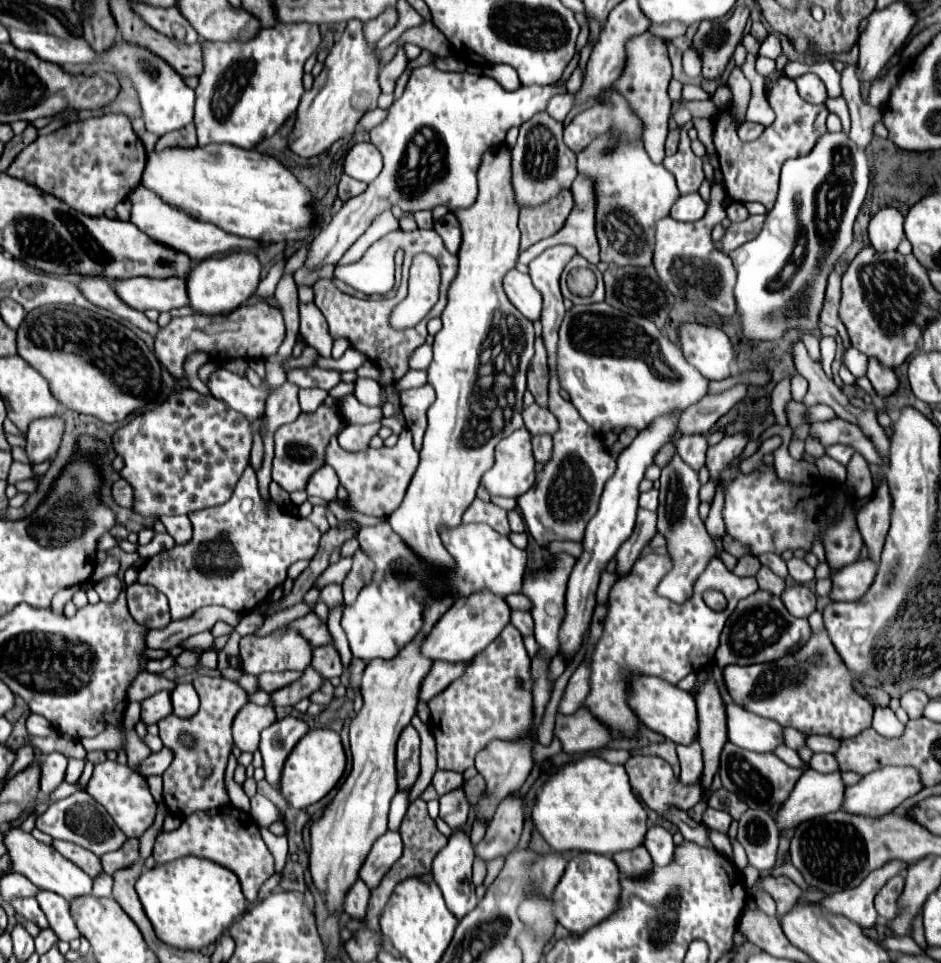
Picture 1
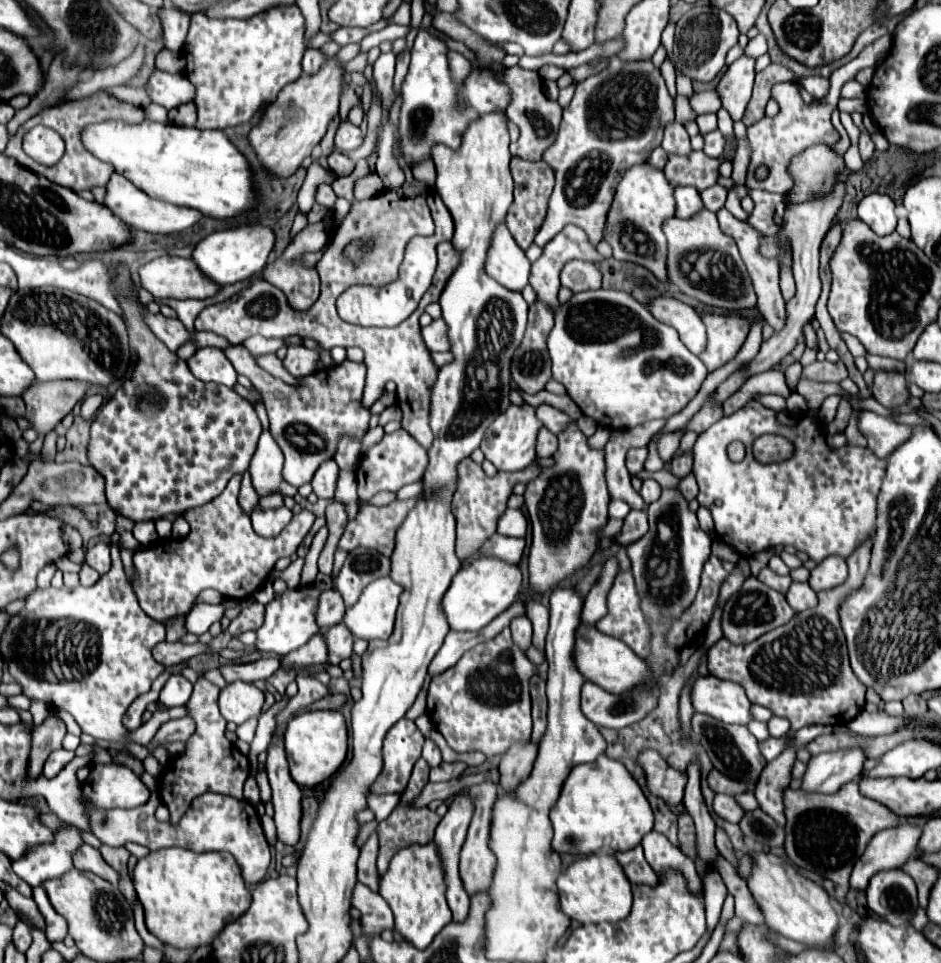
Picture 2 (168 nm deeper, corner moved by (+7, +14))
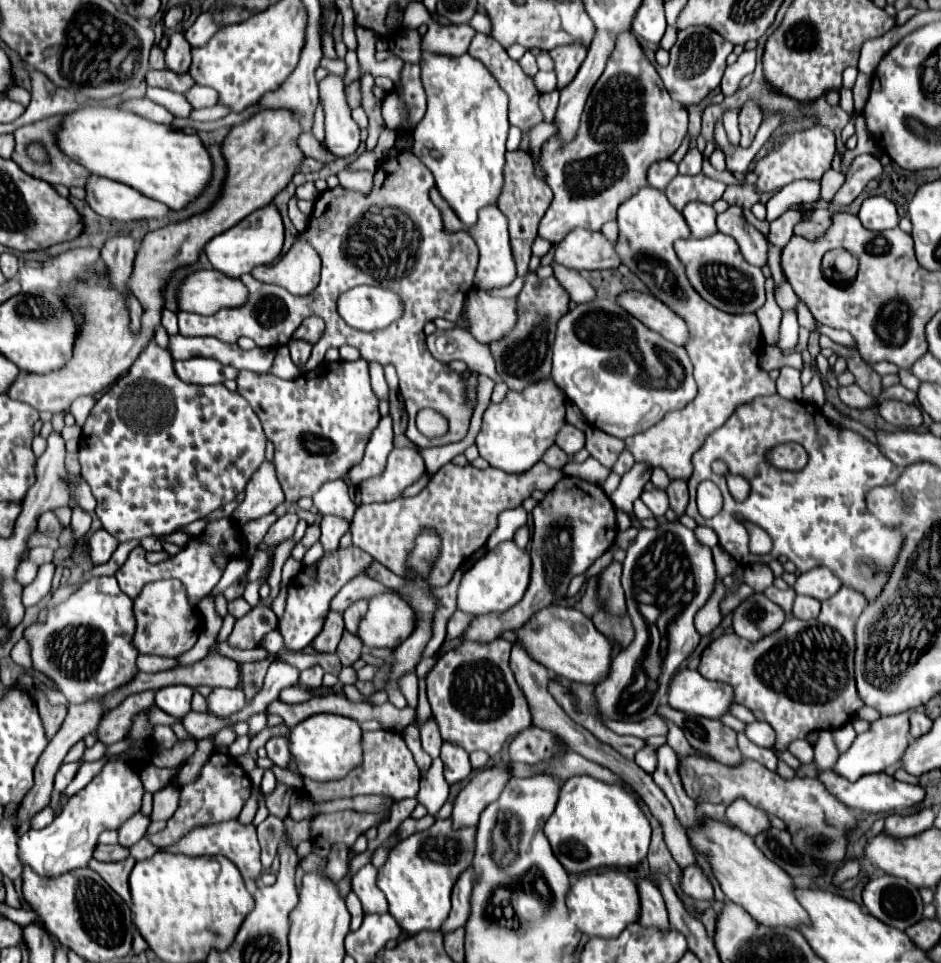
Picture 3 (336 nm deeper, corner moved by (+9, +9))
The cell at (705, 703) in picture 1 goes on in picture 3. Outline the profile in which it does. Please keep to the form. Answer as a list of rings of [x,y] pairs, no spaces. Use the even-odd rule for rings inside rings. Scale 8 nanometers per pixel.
[[[696,867],[684,869],[680,887],[682,887],[684,895],[690,897],[690,899],[694,899],[694,901],[712,901],[712,899],[714,899],[712,883],[710,883],[710,879],[704,875],[702,869],[696,869]]]

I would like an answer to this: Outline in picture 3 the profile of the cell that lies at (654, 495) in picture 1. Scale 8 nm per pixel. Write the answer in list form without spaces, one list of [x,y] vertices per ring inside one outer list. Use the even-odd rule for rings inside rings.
[[[660,489],[644,491],[644,493],[640,495],[640,499],[642,499],[644,505],[654,513],[654,517],[664,517],[664,513],[670,509],[666,491],[660,491]]]

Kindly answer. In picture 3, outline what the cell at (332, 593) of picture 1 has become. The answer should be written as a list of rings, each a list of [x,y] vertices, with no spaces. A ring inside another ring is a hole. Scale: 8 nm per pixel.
[[[322,517],[322,523],[320,523],[320,531],[322,531],[322,537],[320,541],[324,543],[324,551],[334,551],[338,549],[338,543],[340,543],[340,537],[346,533],[348,529],[348,523],[340,517]]]

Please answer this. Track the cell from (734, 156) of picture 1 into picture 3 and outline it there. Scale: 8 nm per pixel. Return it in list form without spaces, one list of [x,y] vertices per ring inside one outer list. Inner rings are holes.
[[[812,125],[808,129],[796,131],[788,139],[784,139],[768,157],[758,161],[756,187],[758,191],[768,193],[774,189],[782,189],[784,185],[798,181],[798,179],[820,179],[830,169],[834,155],[836,155],[836,139],[830,129]]]

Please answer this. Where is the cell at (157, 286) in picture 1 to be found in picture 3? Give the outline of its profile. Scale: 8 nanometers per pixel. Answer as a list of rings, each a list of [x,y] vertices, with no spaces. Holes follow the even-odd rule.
[[[196,271],[180,285],[178,305],[182,311],[212,315],[226,307],[242,307],[248,289],[240,279],[230,279],[220,271]]]

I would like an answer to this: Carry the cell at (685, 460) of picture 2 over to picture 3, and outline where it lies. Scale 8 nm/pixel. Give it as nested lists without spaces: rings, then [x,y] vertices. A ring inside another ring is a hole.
[[[670,481],[668,489],[666,489],[668,497],[670,497],[670,507],[672,511],[682,517],[684,511],[686,511],[686,505],[688,505],[688,487],[684,481]]]

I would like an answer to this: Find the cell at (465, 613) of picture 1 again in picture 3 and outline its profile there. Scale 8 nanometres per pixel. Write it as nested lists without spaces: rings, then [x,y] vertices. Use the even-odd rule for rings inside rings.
[[[504,541],[498,549],[488,551],[480,561],[472,565],[470,571],[464,573],[460,587],[458,587],[458,609],[466,613],[484,615],[490,611],[506,611],[516,605],[530,583],[530,569],[532,559],[526,549],[520,549],[514,541]]]

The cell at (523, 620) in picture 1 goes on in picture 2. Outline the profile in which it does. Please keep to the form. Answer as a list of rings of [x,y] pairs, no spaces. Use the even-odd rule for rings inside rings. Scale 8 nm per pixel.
[[[524,614],[516,616],[516,618],[510,622],[510,630],[512,630],[514,642],[516,642],[522,650],[526,650],[526,648],[530,646],[530,642],[532,642],[532,622],[528,620],[528,616],[524,616]]]

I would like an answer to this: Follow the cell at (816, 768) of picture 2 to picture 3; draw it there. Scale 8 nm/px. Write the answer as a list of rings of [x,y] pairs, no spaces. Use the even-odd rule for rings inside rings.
[[[898,713],[898,715],[888,715],[888,717],[876,719],[874,723],[870,723],[868,731],[856,735],[856,741],[852,743],[852,747],[844,755],[840,755],[834,769],[840,775],[844,775],[848,781],[856,781],[862,775],[880,773],[886,767],[896,765],[910,743],[908,729],[910,729],[910,713]]]

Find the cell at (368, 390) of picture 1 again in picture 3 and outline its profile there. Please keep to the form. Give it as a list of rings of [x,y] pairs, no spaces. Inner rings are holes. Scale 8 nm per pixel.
[[[364,359],[336,361],[336,363],[324,361],[314,371],[304,373],[290,381],[274,375],[258,375],[252,371],[242,371],[236,383],[238,383],[238,393],[252,405],[254,413],[262,421],[266,437],[274,443],[276,477],[280,481],[286,501],[312,497],[326,481],[342,479],[356,463],[362,461],[366,443],[380,421],[378,399],[370,387],[368,363]]]

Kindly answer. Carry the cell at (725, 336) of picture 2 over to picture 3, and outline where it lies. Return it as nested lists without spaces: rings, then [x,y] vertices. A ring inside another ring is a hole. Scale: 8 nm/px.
[[[644,187],[638,195],[626,199],[618,209],[620,237],[616,241],[616,251],[622,263],[650,289],[650,293],[666,303],[676,315],[680,315],[690,331],[690,339],[684,345],[688,357],[694,365],[694,379],[698,383],[698,395],[684,409],[668,413],[656,427],[644,433],[624,439],[626,451],[632,453],[636,463],[648,463],[650,467],[660,467],[670,479],[684,479],[692,475],[692,455],[700,451],[706,437],[716,431],[734,413],[736,405],[748,403],[760,395],[774,395],[776,383],[766,371],[758,367],[762,331],[758,317],[754,313],[732,315],[720,311],[706,303],[696,289],[688,283],[682,261],[674,251],[674,241],[692,237],[688,223],[680,211],[672,207],[668,197],[654,189]]]

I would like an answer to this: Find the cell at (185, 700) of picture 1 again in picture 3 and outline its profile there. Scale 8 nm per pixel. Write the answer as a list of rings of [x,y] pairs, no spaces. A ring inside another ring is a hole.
[[[176,685],[176,687],[162,687],[156,691],[156,705],[166,711],[172,717],[182,719],[192,707],[192,689],[184,687],[184,685]]]

